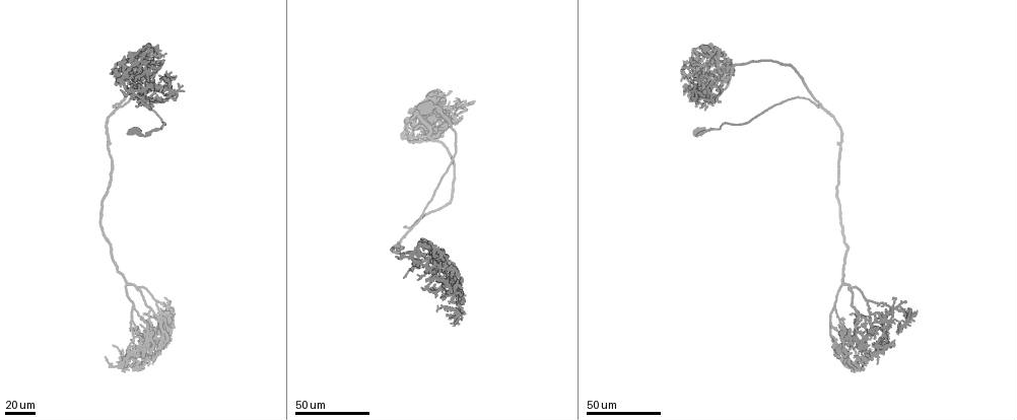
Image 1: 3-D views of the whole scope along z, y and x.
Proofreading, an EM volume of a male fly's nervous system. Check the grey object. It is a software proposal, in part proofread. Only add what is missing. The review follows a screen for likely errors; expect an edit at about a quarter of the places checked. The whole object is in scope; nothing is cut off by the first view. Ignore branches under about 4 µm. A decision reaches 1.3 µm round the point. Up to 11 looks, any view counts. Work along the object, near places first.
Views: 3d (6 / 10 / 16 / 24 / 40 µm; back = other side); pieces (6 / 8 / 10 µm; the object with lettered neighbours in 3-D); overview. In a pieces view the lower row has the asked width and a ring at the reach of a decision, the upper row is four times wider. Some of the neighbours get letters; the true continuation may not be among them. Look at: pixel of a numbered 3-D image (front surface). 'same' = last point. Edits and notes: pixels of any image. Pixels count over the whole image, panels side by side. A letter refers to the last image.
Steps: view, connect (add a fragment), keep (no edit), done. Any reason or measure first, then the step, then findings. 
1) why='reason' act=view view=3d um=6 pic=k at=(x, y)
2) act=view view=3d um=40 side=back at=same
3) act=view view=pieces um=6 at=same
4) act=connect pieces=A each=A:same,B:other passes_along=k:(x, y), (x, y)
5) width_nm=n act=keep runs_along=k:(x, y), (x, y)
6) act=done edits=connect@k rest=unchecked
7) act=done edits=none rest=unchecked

why='free end' act=view view=3d um=24 pic=1 at=(718, 95)

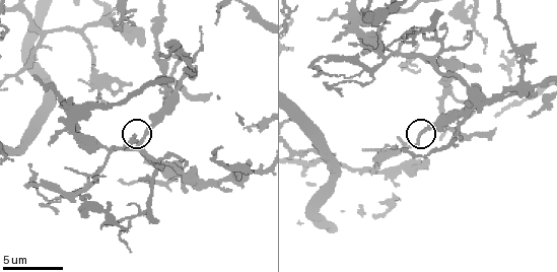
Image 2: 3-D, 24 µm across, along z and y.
act=view view=pieces um=6 pic=2 at=(418, 144)

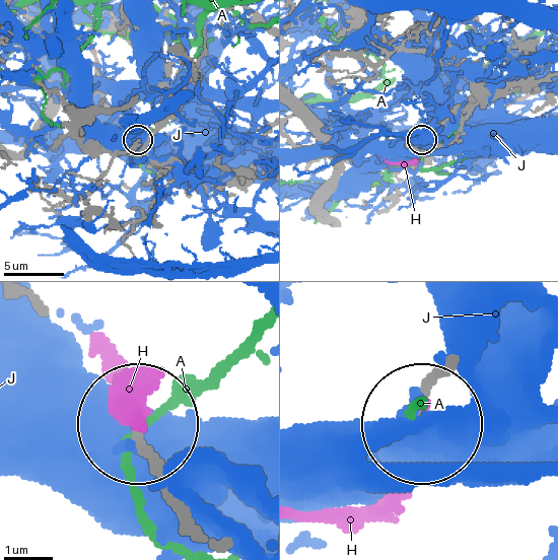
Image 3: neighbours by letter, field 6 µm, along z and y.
width_nm=170 act=keep each=A:other,H:other,J:other runs_along=3:(169, 487), (142, 426) found='none of them fits'

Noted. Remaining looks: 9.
why='an open end' act=view view=3d um=24 pic=1 at=(152, 89)

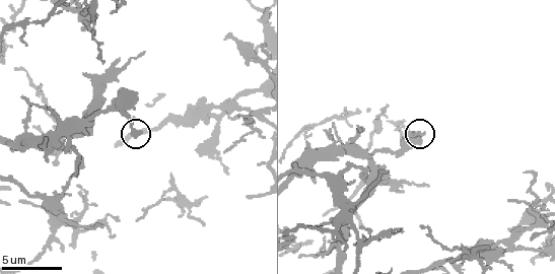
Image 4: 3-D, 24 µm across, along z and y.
act=view view=pieces um=10 pic=4 at=(424, 131)

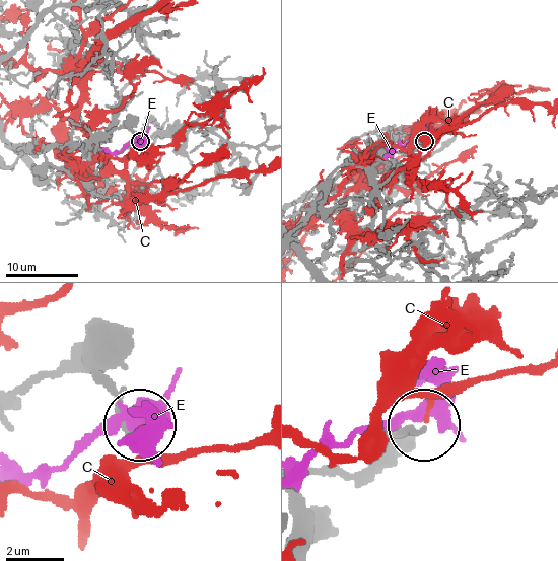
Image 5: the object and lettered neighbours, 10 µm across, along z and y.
act=keep each=C:other,E:other found='no lettered fragment goes on from it'

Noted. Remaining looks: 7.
why='branch stops here' act=view view=3d um=40 pic=1 at=(174, 80)

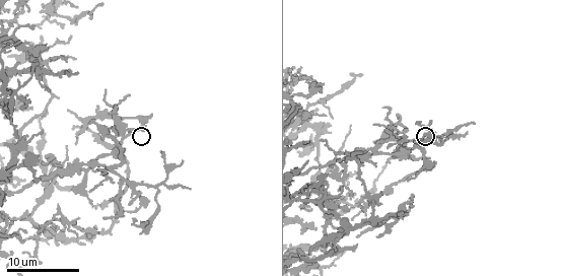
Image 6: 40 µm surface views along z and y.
act=view view=pieces um=8 pic=6 at=(144, 130)

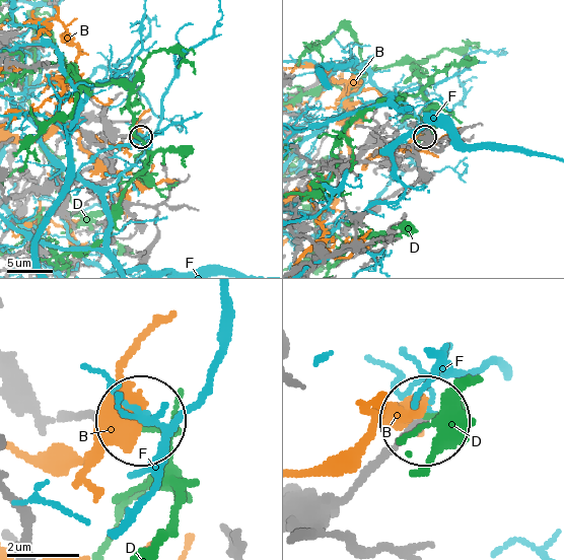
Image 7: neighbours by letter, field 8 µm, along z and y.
act=keep each=B:other,D:other,F:other runs_along=7:(303, 528), (418, 421) found='no lettered fragment goes on from it'

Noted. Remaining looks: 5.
why='free end' act=view view=3d um=24 pic=1 at=(710, 129)

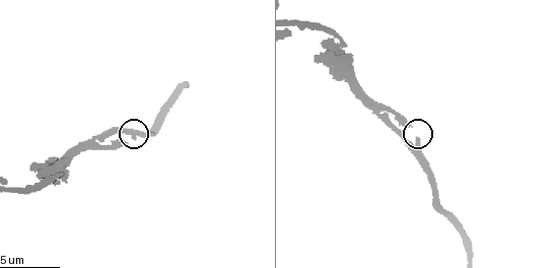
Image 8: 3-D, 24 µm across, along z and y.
act=view view=pieces um=8 pic=8 at=(409, 125)

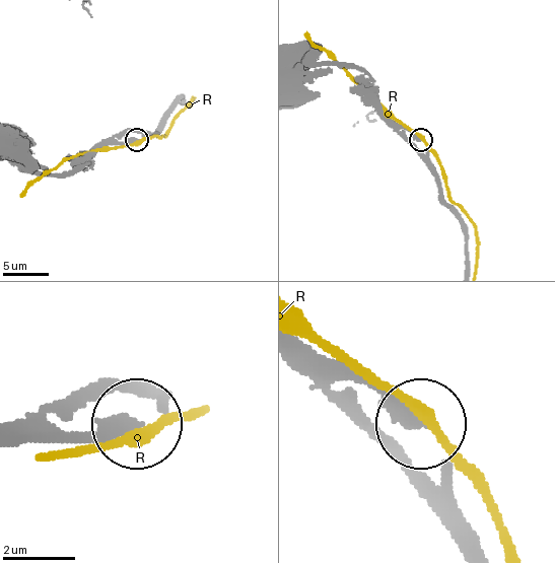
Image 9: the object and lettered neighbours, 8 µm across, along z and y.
width_nm=280 act=keep each=R:other runs_along=9:(51, 439), (106, 439), (130, 424) found='no lettered fragment goes on from it'

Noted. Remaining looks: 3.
why='free end' act=view view=3d um=40 pic=1 at=(130, 365)

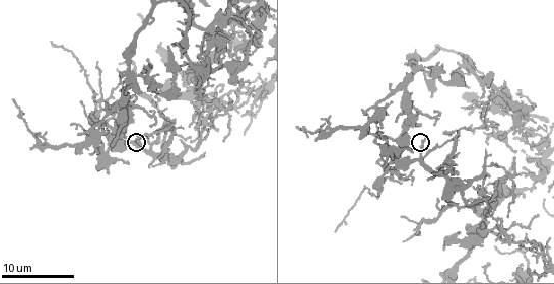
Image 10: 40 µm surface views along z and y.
why='see the neighbours' act=view view=pieces um=10 pic=10 at=(140, 142)

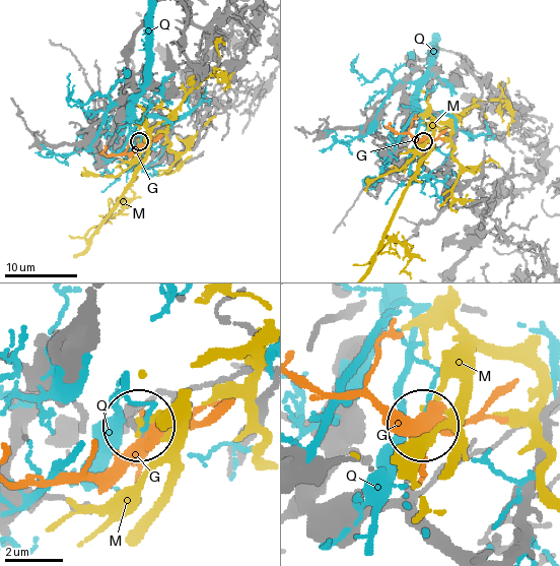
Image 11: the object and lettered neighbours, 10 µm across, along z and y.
width_nm=220 act=keep each=G:other,M:other,Q:other found='none of them fits'

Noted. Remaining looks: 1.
act=done edits=none rest=unchecked

